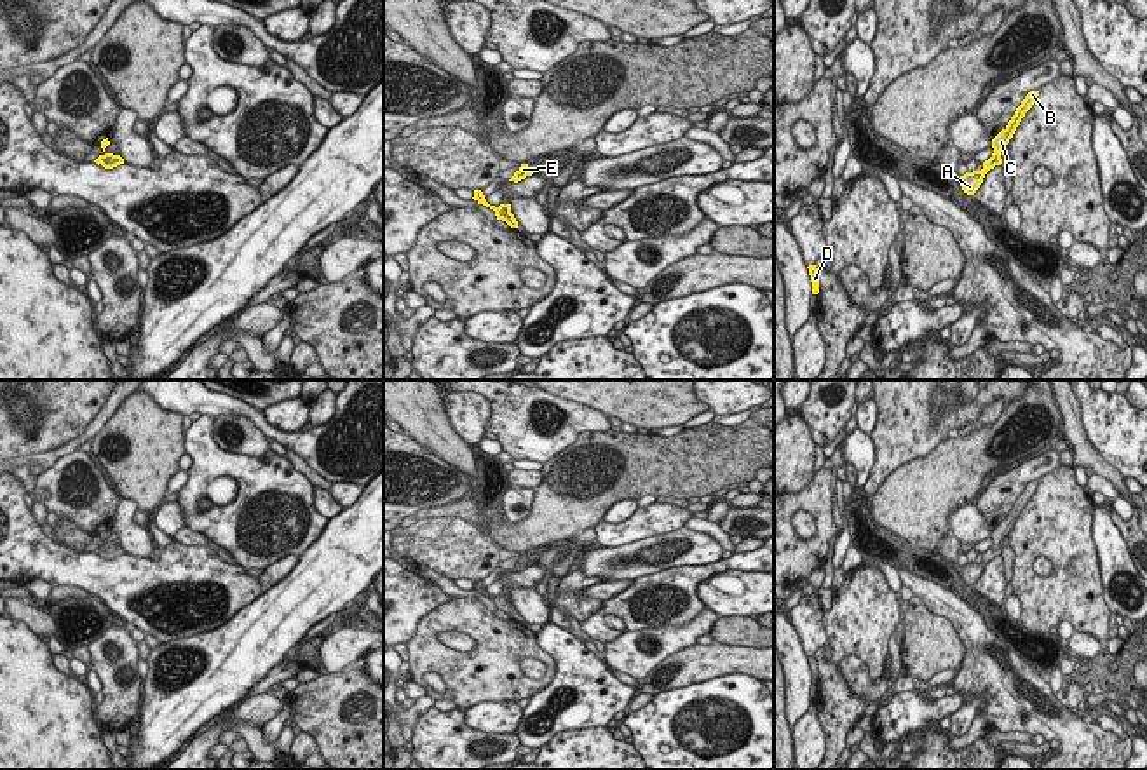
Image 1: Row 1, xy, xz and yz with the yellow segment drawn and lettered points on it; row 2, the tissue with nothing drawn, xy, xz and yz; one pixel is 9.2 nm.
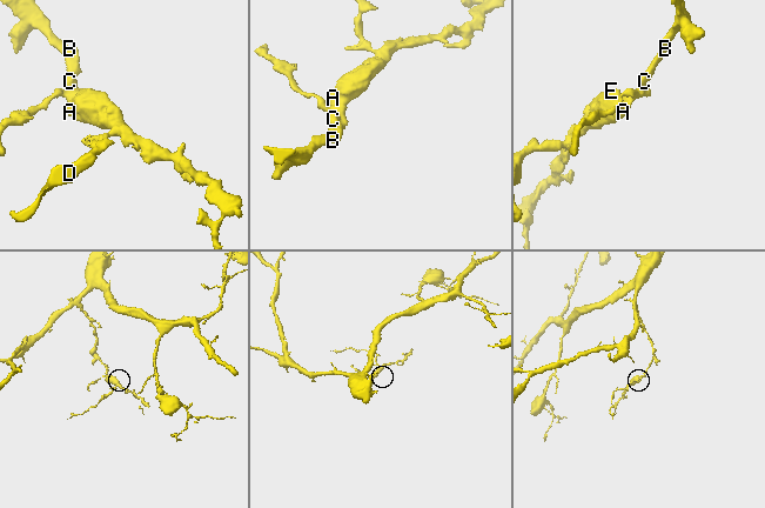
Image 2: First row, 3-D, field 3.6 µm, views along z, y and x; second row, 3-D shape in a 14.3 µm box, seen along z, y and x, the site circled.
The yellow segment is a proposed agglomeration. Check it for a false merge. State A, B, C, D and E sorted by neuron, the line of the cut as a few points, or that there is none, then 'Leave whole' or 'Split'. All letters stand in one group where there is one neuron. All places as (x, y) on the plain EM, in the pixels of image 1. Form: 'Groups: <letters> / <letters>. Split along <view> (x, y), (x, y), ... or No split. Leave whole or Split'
Groups: A B C D E. No split. Leave whole

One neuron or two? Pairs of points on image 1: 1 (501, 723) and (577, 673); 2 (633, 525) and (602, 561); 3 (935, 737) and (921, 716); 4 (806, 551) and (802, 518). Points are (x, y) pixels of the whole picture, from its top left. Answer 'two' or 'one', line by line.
1: two
2: two
3: two
4: two

